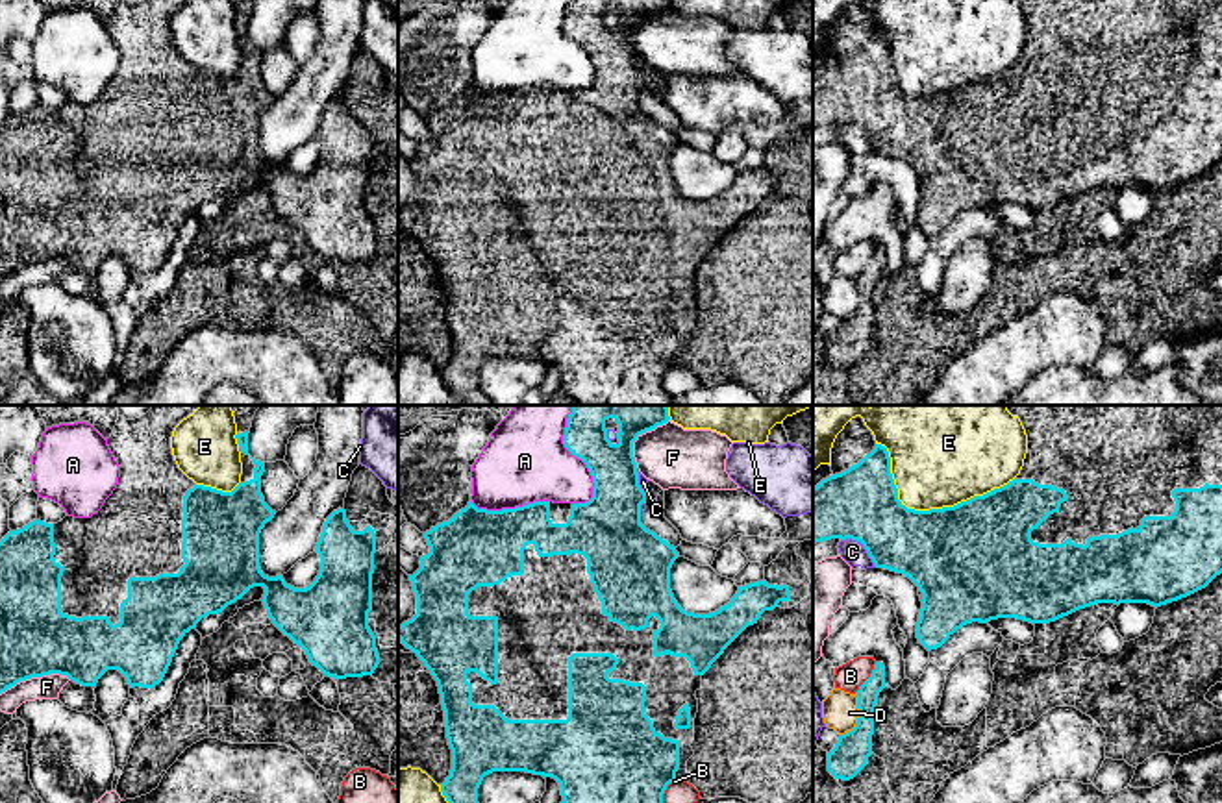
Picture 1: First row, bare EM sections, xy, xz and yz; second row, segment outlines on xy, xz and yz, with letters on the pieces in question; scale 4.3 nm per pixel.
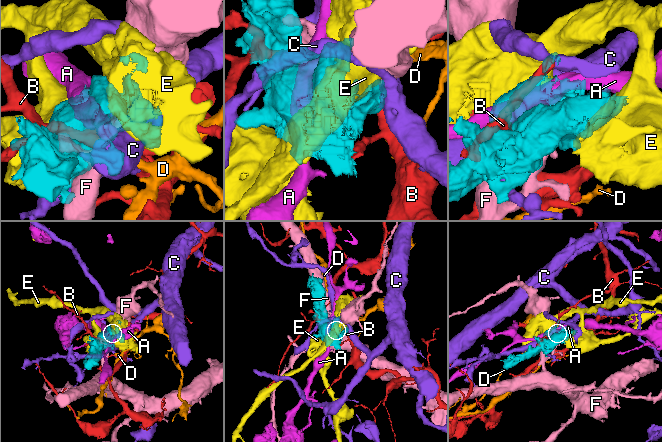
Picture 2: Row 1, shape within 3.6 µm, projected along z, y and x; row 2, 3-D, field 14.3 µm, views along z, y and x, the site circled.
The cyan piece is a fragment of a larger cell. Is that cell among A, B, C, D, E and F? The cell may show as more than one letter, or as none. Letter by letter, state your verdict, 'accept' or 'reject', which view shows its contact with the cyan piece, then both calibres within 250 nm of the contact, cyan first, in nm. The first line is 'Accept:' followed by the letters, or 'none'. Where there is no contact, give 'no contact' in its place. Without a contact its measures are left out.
Accept: none
A: reject; meets cyan in xz; 220 nm thick on the cyan side, 360 nm on the other
B: reject; meets cyan in yz; 100 nm thick on the cyan side, 120 nm on the other
C: reject; meets cyan in yz; 320 nm thick on the cyan side, 100 nm on the other
D: reject; meets cyan in yz; 160 nm thick on the cyan side, 160 nm on the other
E: reject; meets cyan in yz; 440 nm thick on the cyan side, 440 nm on the other
F: reject; meets cyan in xy; 320 nm thick on the cyan side, 110 nm on the other

